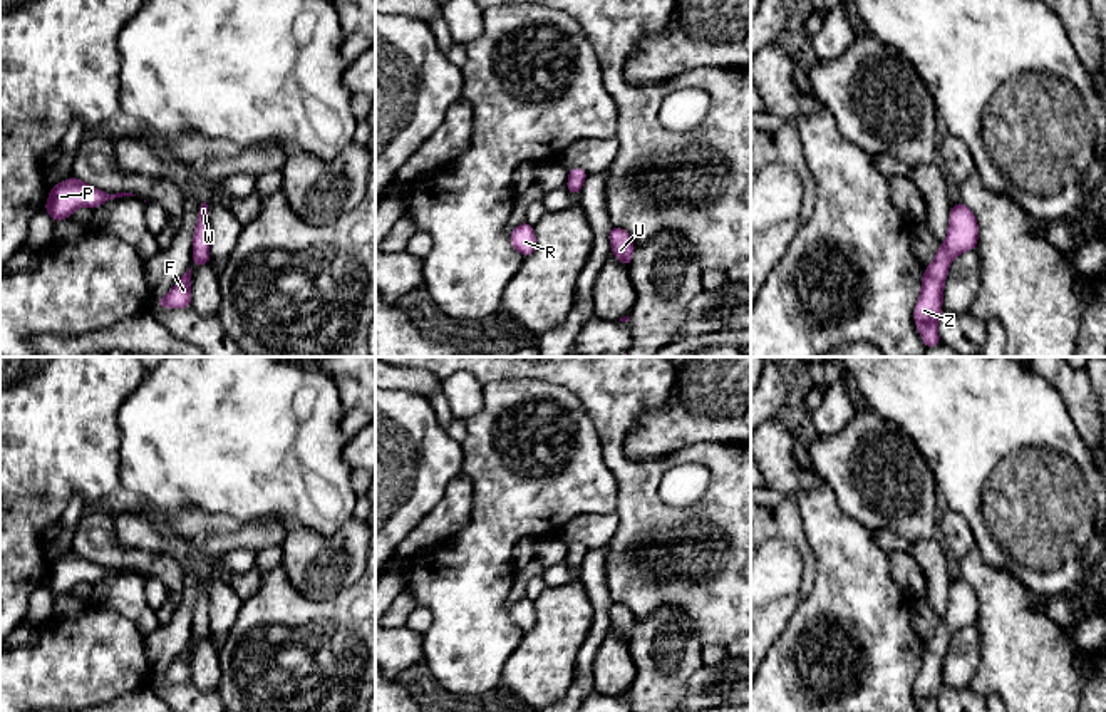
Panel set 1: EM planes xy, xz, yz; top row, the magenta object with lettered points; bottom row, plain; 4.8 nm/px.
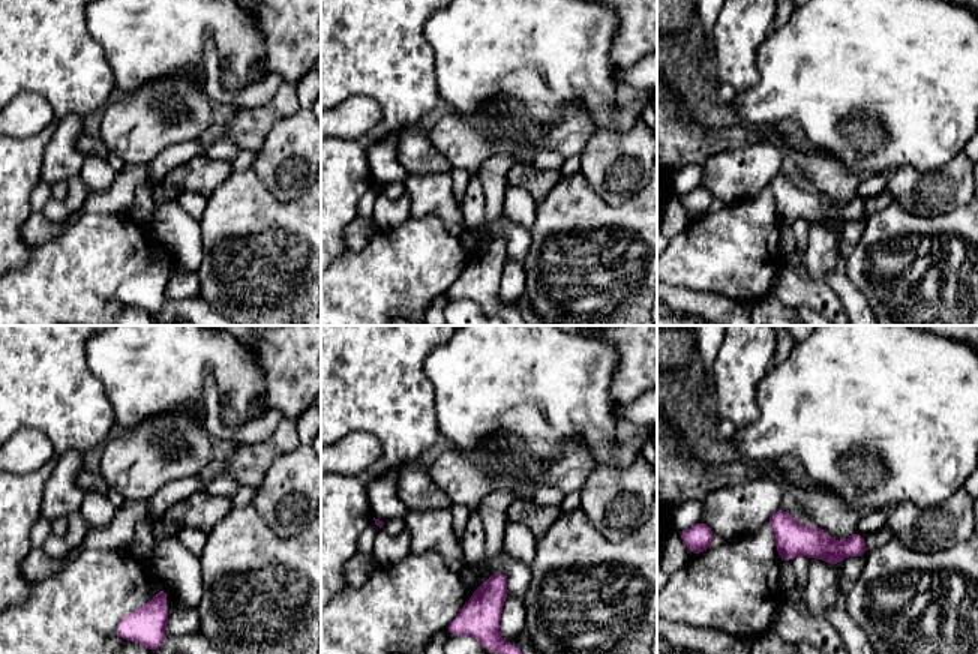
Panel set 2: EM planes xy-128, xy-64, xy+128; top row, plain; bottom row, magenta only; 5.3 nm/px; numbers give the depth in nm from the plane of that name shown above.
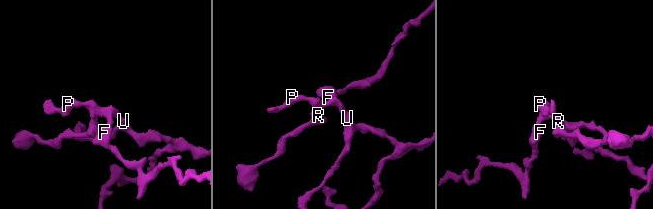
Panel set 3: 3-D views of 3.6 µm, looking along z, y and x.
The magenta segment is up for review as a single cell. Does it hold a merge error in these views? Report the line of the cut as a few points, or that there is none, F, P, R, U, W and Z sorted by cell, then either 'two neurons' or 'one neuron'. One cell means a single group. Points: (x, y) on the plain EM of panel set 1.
no cut; F P R U W Z; one neuron

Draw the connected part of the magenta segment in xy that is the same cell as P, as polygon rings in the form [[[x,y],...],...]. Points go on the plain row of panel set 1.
[[[72,551],[65,558],[59,558],[54,563],[50,563],[49,575],[44,585],[52,591],[54,598],[59,598],[64,593],[70,593],[72,588],[80,581],[89,581],[94,585],[109,575],[122,571],[136,570],[132,568],[109,570]]]

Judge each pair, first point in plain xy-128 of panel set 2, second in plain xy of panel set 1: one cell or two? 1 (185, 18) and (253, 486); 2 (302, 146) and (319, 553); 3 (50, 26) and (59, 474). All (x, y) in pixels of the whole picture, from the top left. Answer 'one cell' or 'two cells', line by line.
1: one cell
2: one cell
3: one cell

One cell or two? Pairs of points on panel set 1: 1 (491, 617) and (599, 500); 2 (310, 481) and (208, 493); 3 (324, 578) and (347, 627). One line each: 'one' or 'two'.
1: one
2: one
3: two

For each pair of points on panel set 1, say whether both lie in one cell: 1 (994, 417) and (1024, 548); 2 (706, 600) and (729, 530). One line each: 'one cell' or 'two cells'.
1: one cell
2: one cell

